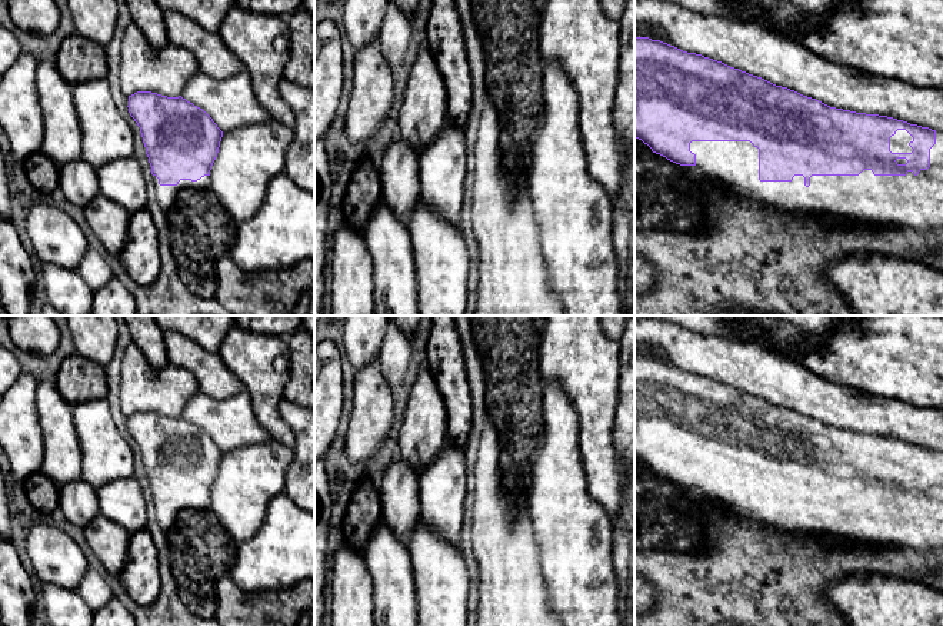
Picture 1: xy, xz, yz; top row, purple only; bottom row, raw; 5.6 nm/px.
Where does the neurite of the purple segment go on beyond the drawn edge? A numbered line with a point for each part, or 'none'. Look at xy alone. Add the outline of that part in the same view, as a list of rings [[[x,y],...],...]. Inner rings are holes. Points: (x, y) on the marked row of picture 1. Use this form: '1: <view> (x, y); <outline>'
1: xy (166, 195); [[[153,176],[154,180],[154,190],[157,193],[157,203],[163,210],[167,210],[173,202],[174,196],[183,189],[183,187],[209,187],[210,186],[210,176],[204,176],[197,182],[191,180],[180,180],[177,186],[160,186],[159,179]]]

